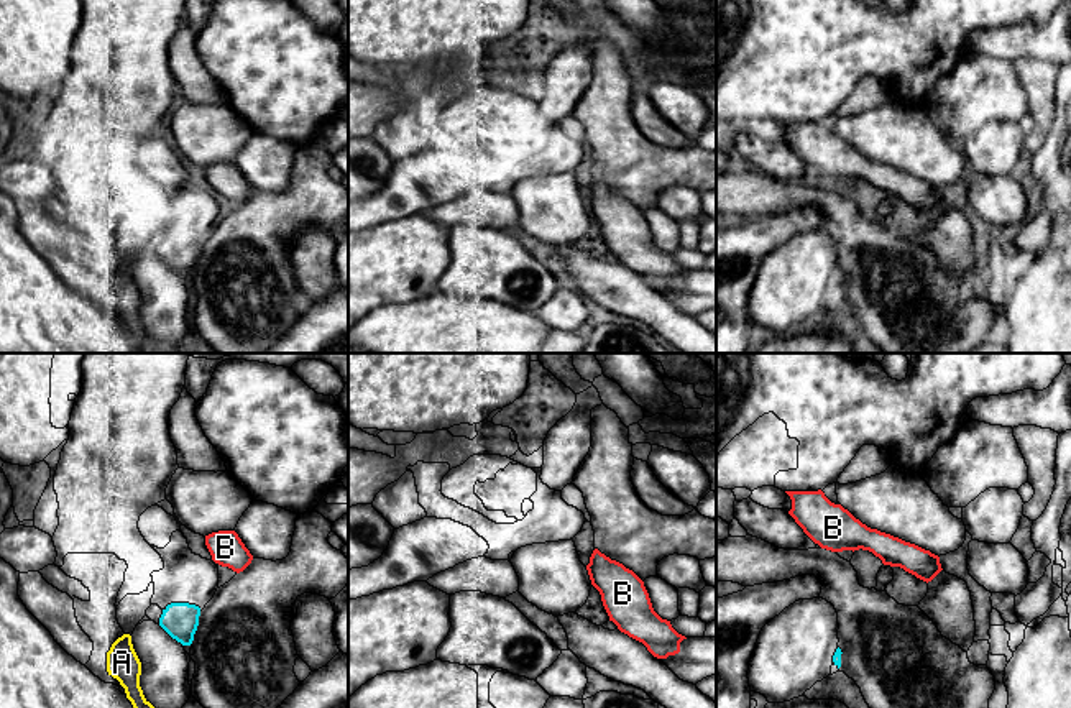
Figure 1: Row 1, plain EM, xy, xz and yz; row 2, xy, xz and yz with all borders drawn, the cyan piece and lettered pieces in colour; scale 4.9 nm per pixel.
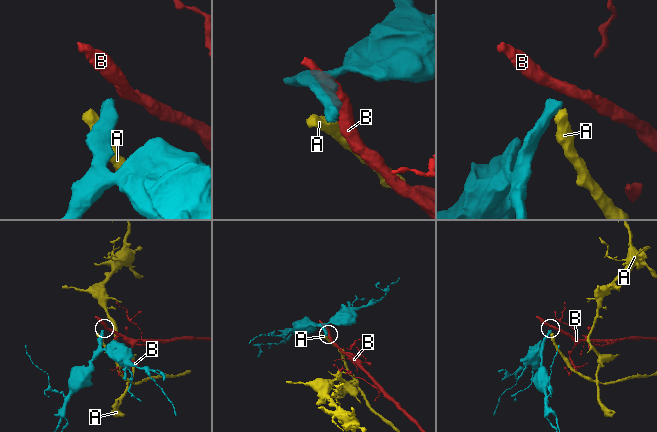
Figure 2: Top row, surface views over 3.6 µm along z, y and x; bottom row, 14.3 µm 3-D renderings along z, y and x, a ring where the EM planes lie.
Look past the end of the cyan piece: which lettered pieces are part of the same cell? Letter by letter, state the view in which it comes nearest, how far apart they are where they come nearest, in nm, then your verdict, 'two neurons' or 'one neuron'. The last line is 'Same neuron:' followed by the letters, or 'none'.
A: nearest in xy; 150 nm apart; two neurons
B: nearest in xy; 240 nm apart; two neurons
Same neuron: none

